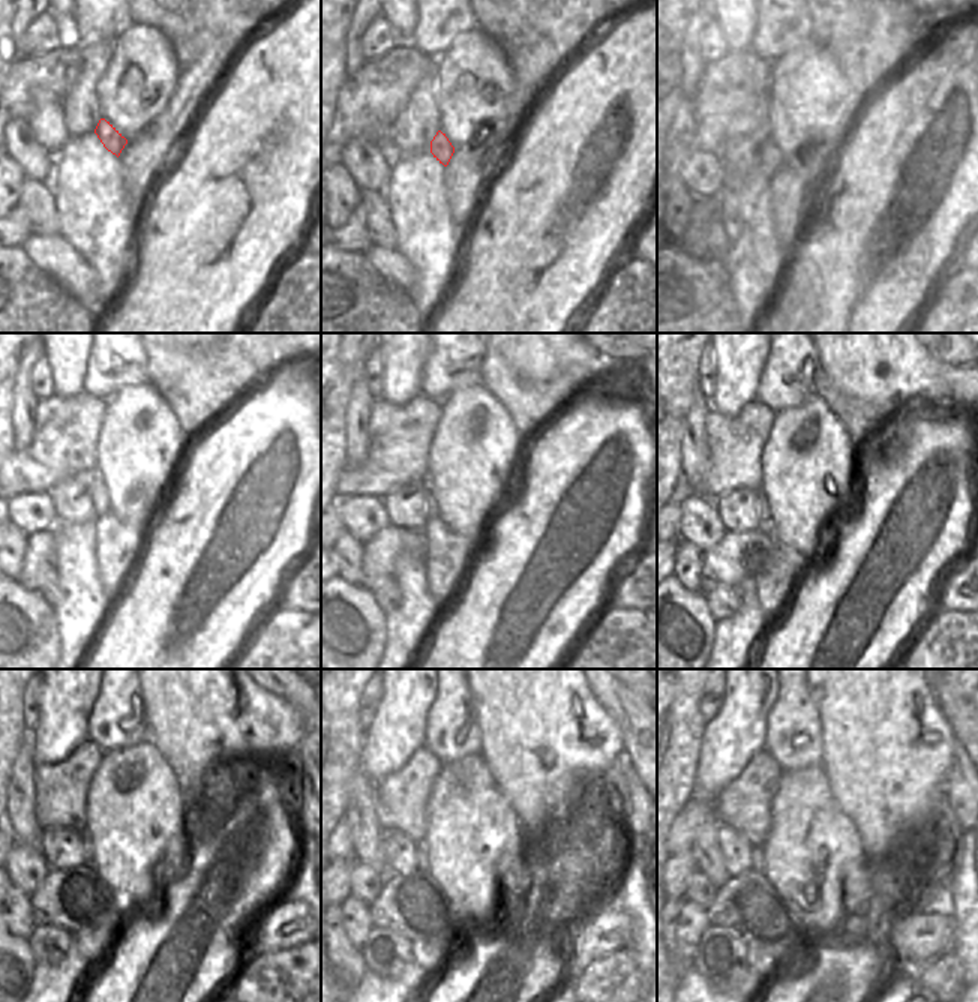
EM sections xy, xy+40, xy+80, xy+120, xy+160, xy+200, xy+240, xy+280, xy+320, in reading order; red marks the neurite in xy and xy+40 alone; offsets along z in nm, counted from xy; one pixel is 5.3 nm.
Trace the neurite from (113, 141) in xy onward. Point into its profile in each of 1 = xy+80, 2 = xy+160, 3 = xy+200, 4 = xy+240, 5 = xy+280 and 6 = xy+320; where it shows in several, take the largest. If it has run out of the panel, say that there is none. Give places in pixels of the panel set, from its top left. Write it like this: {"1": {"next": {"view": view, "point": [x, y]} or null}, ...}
{"1": {"next": {"view": "xy+80", "point": [776, 158]}}, "2": {"next": {"view": "xy+160", "point": [432, 510]}}, "3": {"next": {"view": "xy+200", "point": [765, 525]}}, "4": {"next": {"view": "xy+240", "point": [87, 851]}}, "5": {"next": {"view": "xy+280", "point": [423, 864]}}, "6": {"next": {"view": "xy+320", "point": [756, 852]}}}

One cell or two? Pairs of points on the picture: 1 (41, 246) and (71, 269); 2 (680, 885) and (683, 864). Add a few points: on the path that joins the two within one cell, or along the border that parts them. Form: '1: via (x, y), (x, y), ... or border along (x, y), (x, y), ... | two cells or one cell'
1: via (48, 252), (63, 264) | one cell
2: via (680, 881), (680, 869) | one cell

